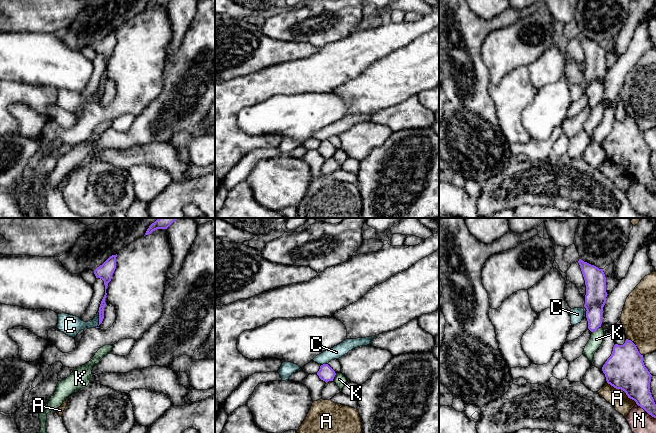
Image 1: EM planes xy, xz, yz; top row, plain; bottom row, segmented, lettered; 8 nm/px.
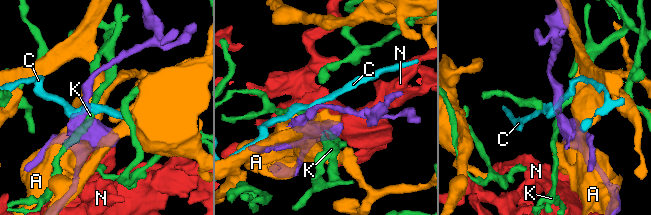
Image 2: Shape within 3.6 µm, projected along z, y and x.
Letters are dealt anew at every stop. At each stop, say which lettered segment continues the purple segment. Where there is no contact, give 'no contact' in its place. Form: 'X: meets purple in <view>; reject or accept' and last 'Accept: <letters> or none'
A: meets purple in yz; reject
C: meets purple in xy; reject
K: meets purple in yz; reject
N: meets purple in yz; reject
Accept: none

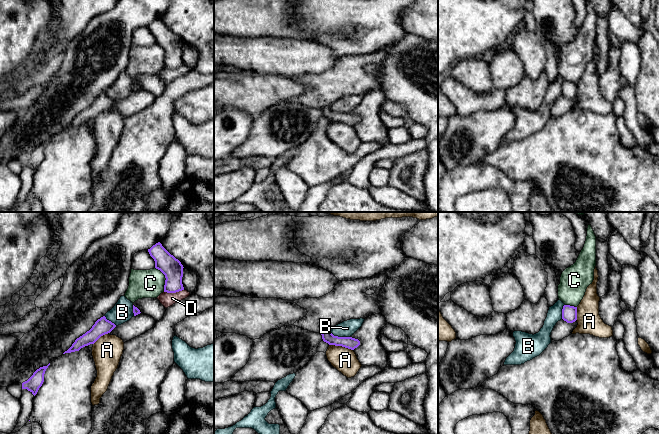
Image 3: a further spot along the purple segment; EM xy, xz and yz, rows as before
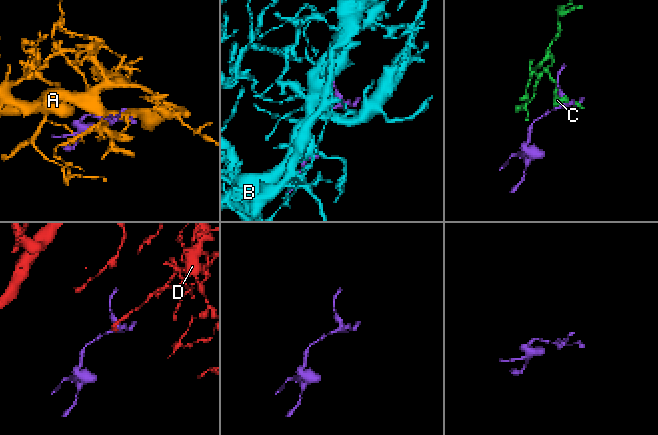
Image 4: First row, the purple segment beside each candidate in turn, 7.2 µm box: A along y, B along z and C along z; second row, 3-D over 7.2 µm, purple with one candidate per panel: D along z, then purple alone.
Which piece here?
A: meets purple in xz; reject
B: meets purple in xz; reject
C: meets purple in xy; reject
D: meets purple in xy; reject
Accept: none

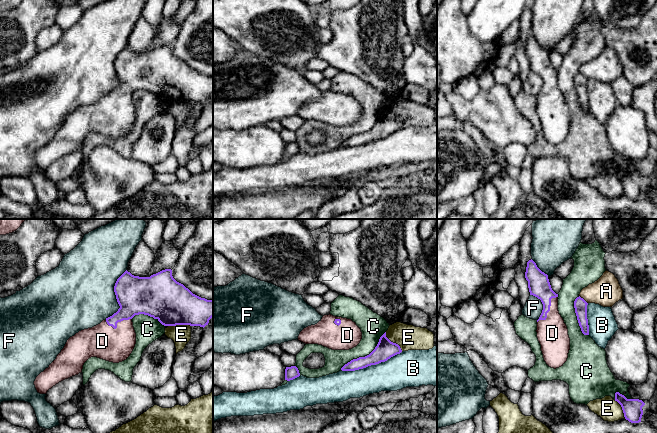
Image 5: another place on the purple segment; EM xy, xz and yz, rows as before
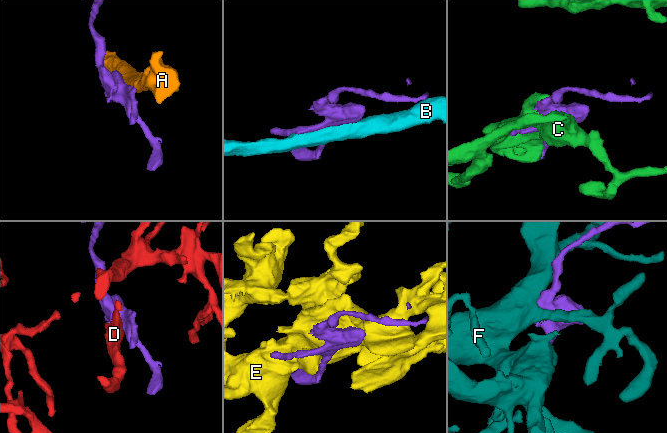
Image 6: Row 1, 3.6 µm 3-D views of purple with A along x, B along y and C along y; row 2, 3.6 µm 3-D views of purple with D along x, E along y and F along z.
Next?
A: meets purple in yz; reject
B: meets purple in xz; reject
C: meets purple in xz; reject
D: meets purple in yz; accept
E: meets purple in xz; reject
F: meets purple in xy; reject
Accept: D

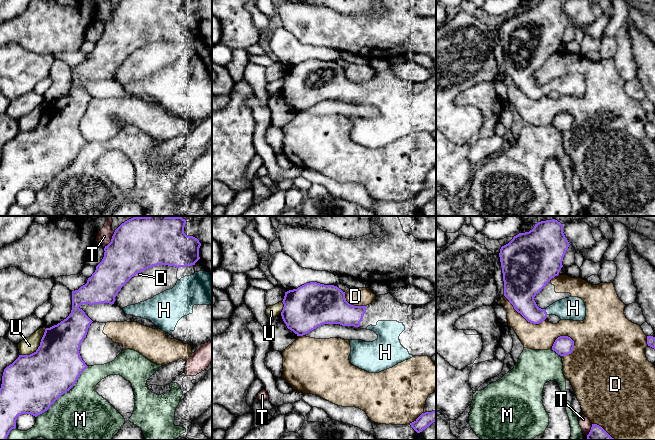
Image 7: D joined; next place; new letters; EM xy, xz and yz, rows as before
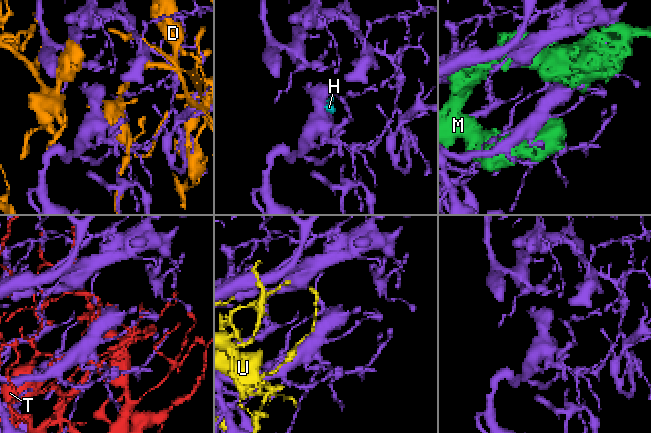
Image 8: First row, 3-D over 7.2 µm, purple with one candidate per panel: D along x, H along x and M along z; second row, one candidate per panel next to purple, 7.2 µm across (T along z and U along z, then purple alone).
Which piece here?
D: meets purple in yz; reject
H: meets purple in yz; accept
M: meets purple in xy; reject
T: meets purple in xy; reject
U: meets purple in xy; reject
Accept: H

